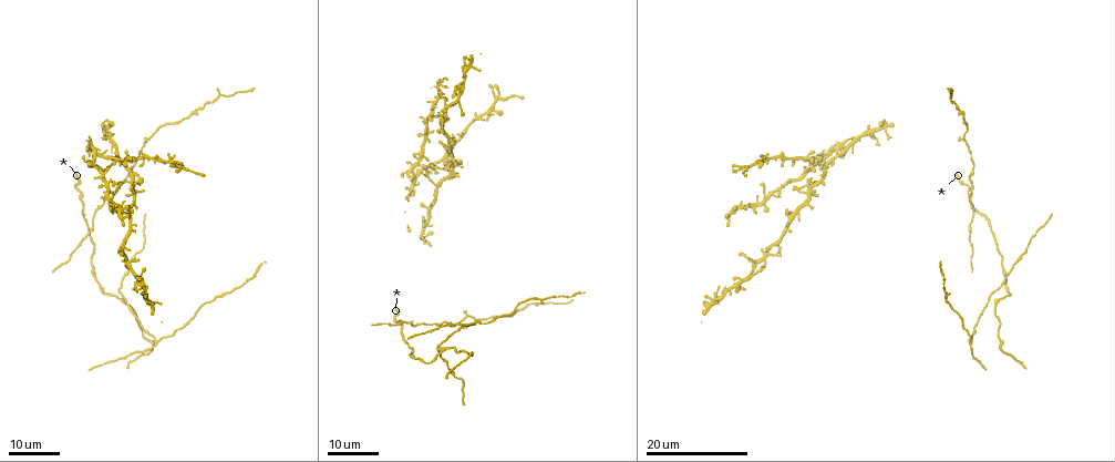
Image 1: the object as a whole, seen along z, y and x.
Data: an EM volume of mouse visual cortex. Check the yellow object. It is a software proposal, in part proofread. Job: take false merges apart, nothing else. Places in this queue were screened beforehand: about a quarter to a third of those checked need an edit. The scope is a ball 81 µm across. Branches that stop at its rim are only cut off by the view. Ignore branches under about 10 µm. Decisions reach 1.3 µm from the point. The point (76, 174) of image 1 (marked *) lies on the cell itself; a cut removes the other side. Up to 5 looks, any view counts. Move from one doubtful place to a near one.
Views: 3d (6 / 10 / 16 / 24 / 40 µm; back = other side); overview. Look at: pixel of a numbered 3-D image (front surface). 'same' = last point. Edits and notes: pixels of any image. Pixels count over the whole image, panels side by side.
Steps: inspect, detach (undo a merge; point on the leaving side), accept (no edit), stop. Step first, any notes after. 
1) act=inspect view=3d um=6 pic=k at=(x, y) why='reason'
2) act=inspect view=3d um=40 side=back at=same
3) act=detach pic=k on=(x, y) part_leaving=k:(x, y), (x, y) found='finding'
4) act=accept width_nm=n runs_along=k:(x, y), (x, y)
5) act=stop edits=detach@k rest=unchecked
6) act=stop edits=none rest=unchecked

act=inspect view=3d um=16 pic=1 at=(962, 141) why='small branch off a trunk'

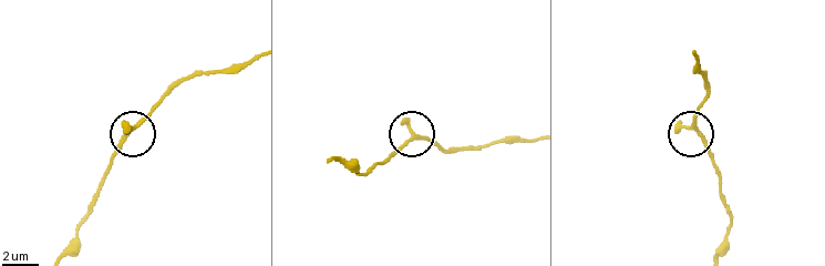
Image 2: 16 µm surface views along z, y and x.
act=inspect view=3d um=10 pic=2 at=(695, 130)

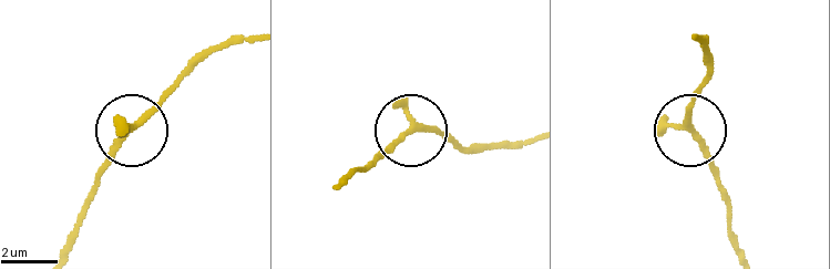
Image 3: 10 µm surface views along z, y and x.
act=accept found='continuous, no second cell'

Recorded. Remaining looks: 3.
act=inspect view=3d um=16 pic=1 at=(125, 297) why='arms part here'

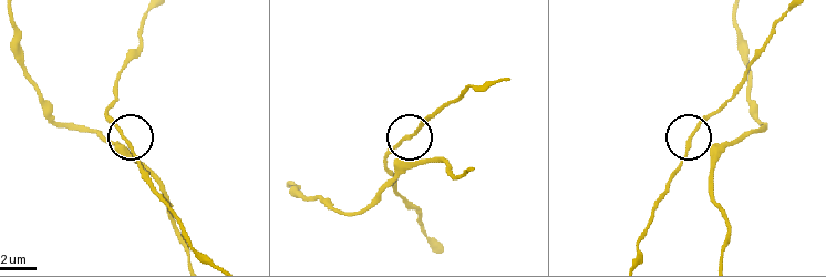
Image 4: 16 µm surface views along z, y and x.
act=inspect view=3d um=10 pic=4 at=(129, 144) why='zoom in'

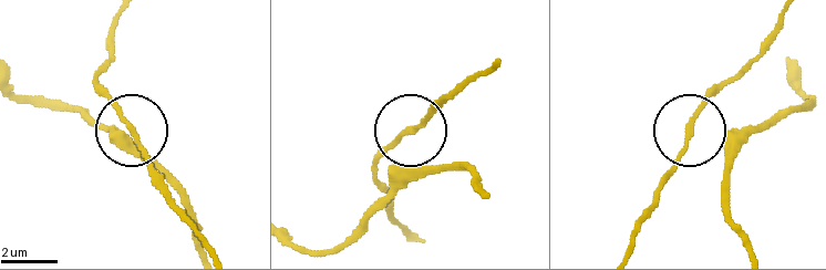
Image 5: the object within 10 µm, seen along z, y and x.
act=accept runs_along=5:(290, 242), (340, 242), (388, 193), (410, 131), (371, 168) found='continuous, no second cell'

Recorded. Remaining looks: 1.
act=stop edits=none rest=unchecked

